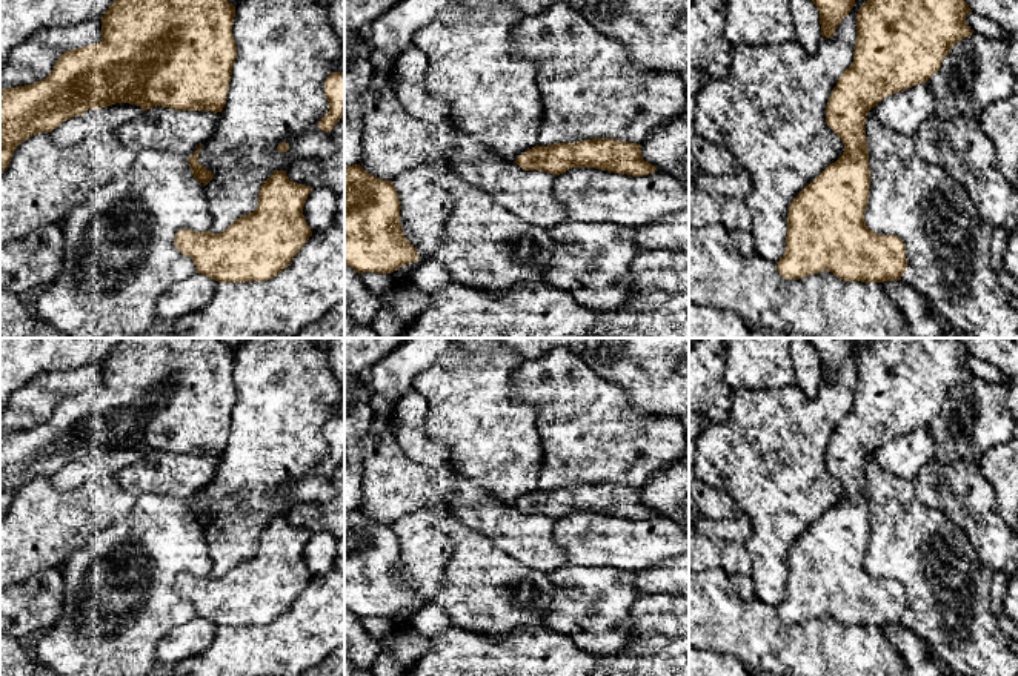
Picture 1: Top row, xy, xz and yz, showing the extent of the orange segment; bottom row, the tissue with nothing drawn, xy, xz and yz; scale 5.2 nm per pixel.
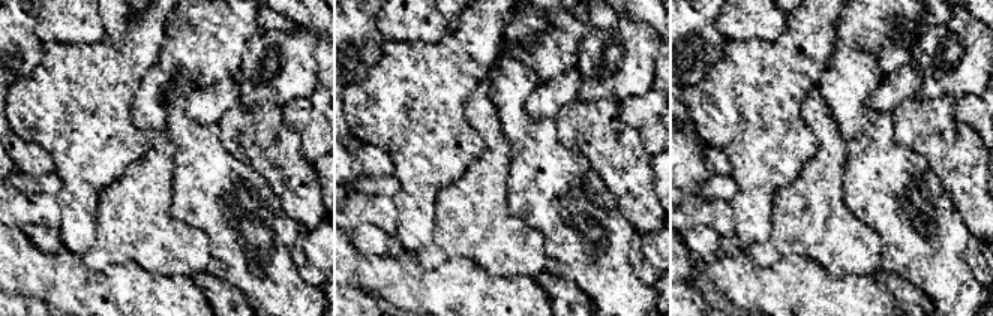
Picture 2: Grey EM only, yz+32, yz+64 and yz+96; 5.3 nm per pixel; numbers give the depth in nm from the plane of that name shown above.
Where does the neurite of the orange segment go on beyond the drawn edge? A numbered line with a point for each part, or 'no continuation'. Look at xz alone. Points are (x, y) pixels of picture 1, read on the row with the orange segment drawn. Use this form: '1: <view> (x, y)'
no continuation

